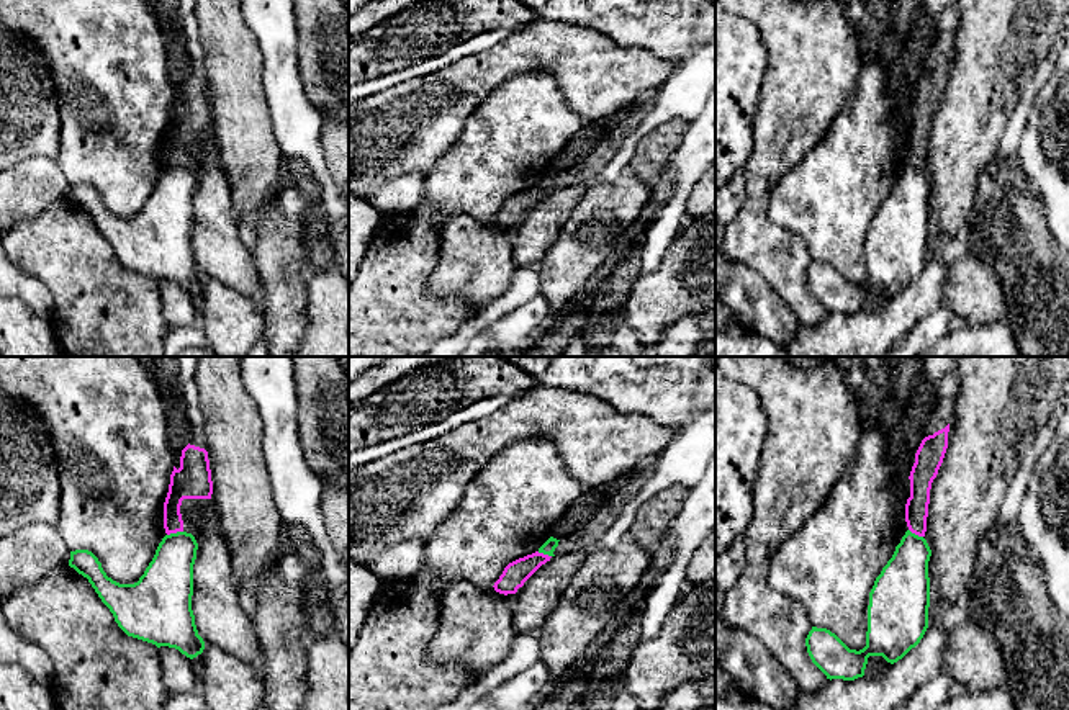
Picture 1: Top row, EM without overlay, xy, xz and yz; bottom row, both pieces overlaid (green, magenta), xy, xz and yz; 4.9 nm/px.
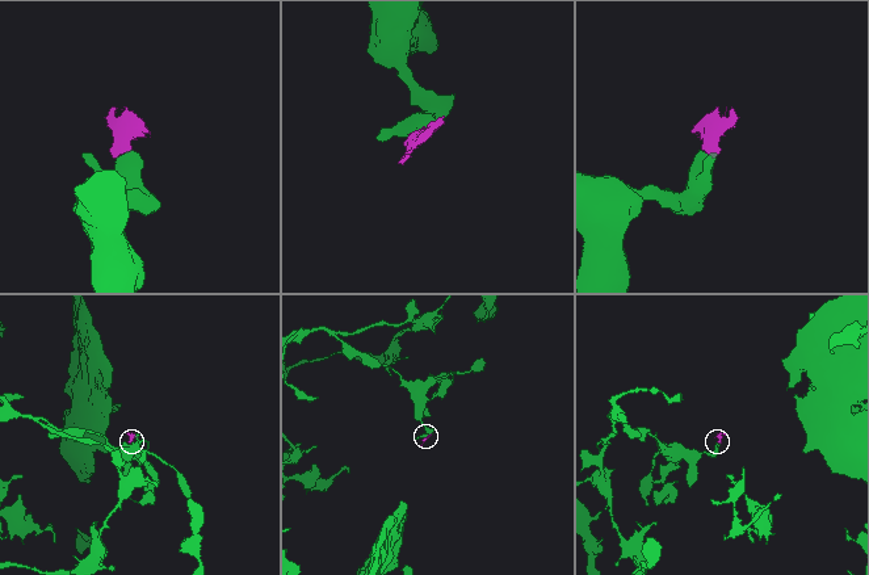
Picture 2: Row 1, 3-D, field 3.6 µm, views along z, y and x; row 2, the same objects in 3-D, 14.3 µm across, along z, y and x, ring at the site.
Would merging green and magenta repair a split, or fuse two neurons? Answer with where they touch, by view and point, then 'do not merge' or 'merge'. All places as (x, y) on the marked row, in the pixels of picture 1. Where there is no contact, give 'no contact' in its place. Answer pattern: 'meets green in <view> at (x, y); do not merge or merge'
meets green in xy at (174, 534); do not merge

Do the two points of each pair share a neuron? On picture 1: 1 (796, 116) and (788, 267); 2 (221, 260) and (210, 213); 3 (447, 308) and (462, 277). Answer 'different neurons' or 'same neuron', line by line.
1: same neuron
2: same neuron
3: different neurons

